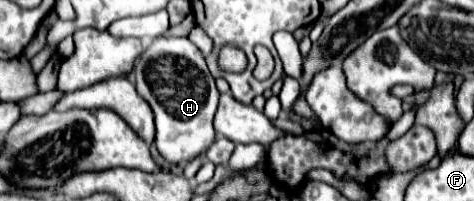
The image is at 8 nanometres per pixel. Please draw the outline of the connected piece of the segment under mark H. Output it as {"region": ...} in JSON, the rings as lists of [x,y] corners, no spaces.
{"region":[[[155,38],[135,60],[133,74],[137,92],[149,102],[155,114],[155,144],[167,162],[187,164],[191,158],[199,156],[213,144],[213,116],[217,112],[219,92],[201,52],[195,44],[189,42],[189,38]]]}

